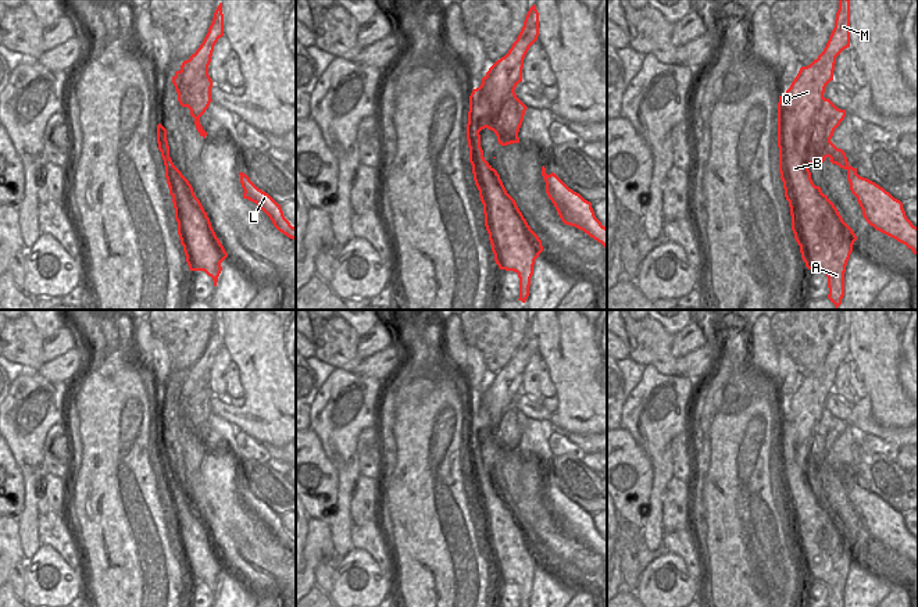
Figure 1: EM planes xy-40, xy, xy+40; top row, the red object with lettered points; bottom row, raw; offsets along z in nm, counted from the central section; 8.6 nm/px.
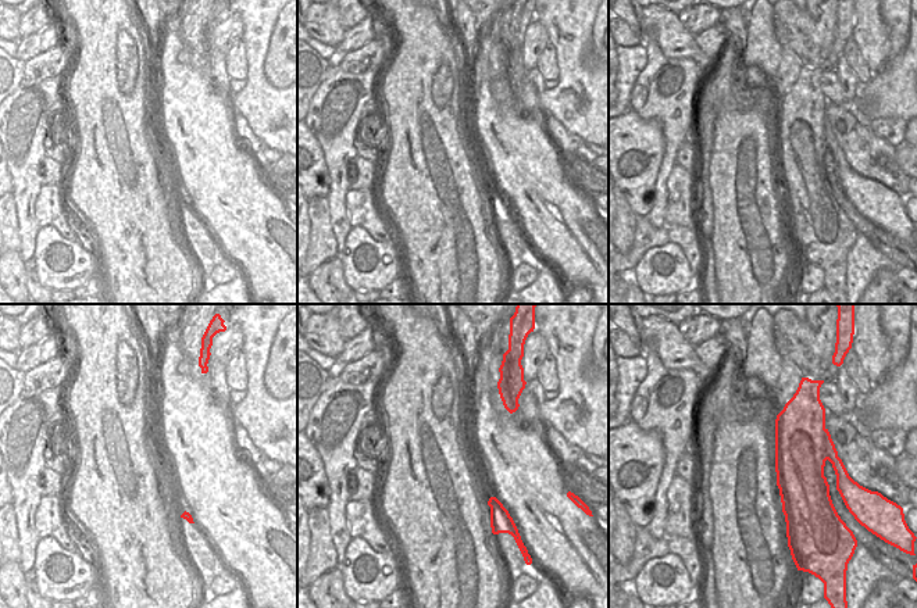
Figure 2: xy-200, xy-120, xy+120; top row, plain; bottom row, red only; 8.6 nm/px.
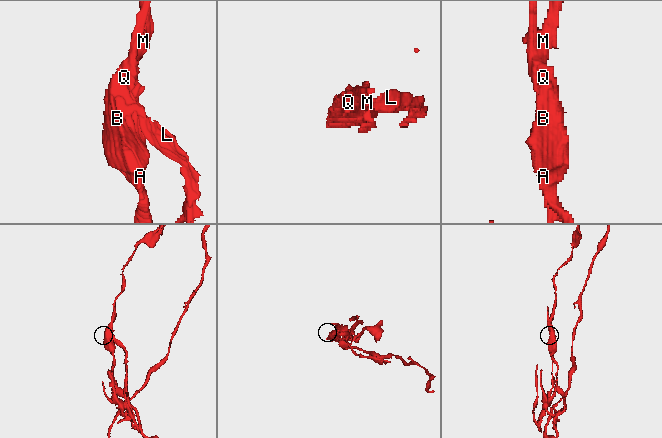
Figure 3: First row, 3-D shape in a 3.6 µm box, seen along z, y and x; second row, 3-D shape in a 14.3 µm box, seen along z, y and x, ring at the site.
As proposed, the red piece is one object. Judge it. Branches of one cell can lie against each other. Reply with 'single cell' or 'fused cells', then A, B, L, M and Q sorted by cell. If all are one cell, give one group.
fused cells; groups A B M Q / L

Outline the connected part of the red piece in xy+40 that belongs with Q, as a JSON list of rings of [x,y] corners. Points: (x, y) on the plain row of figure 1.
[[[839,310],[835,339],[824,363],[797,388],[778,414],[779,483],[789,513],[792,542],[806,578],[824,582],[828,607],[844,607],[844,583],[857,551],[835,515],[815,497],[808,478],[819,476],[812,453],[815,429],[836,368],[850,358],[850,311]]]

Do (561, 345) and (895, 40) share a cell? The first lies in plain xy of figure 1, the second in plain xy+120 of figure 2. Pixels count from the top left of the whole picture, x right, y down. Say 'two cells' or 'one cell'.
two cells

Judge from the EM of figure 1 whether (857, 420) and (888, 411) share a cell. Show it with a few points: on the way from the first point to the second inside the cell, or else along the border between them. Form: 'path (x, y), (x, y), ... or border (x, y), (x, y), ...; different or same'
border (867, 395), (871, 414), (881, 424), (902, 427); different

